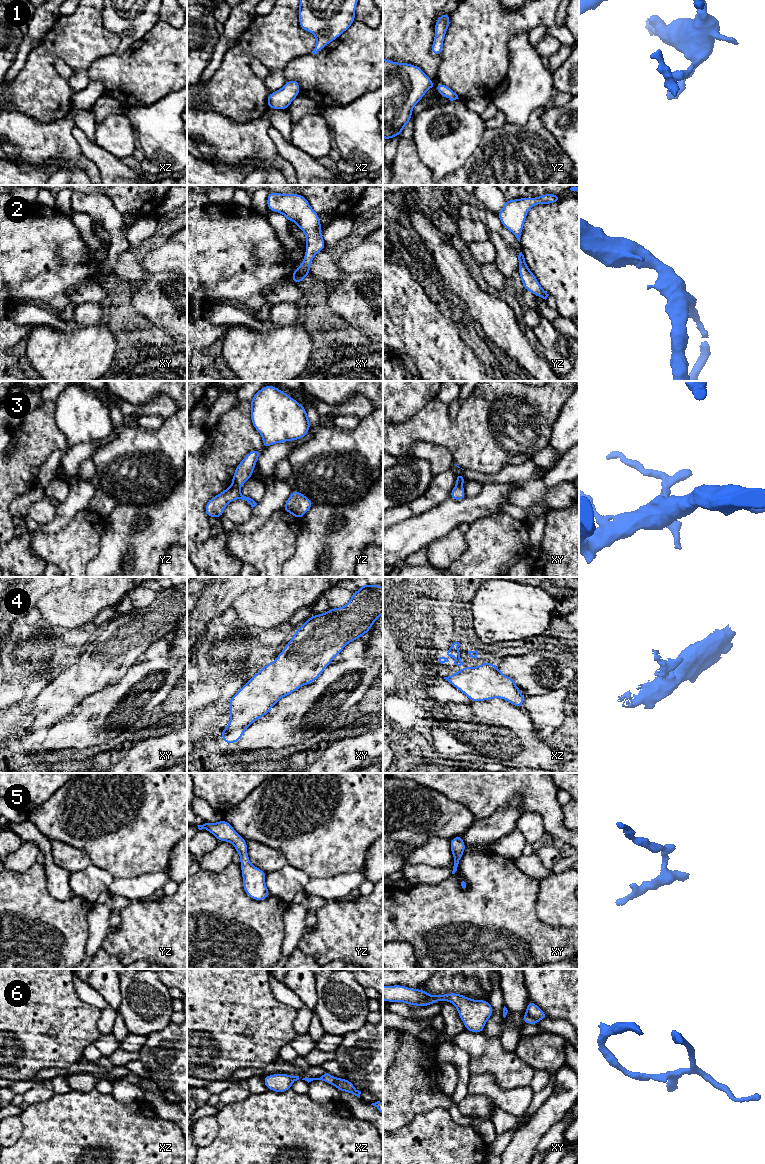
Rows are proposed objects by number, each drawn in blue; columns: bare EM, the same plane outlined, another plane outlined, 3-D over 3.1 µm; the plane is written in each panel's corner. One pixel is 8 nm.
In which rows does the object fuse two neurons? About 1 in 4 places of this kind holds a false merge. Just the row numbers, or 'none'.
3, 6

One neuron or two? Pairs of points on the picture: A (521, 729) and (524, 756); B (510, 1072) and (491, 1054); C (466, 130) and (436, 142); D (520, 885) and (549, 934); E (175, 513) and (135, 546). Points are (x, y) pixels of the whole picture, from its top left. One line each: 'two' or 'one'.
A: one
B: one
C: one
D: one
E: one

